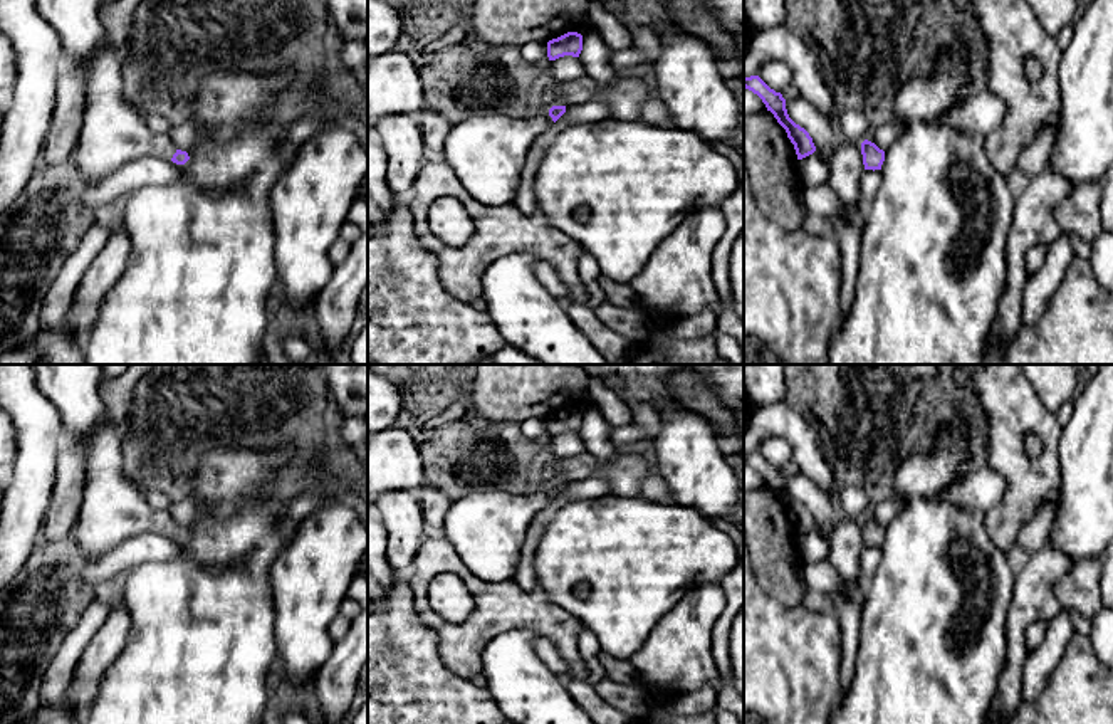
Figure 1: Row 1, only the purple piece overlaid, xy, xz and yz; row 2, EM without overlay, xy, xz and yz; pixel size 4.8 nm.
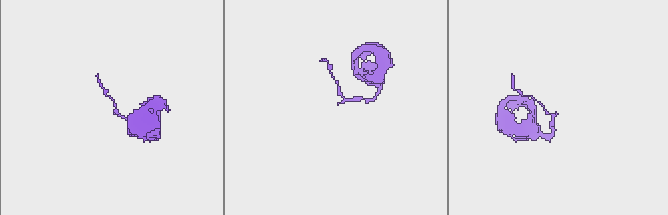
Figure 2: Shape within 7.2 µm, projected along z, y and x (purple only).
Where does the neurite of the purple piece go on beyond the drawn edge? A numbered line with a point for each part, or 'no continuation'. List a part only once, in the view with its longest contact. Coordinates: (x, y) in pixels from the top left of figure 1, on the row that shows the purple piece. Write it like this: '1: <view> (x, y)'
1: xy (113, 133)

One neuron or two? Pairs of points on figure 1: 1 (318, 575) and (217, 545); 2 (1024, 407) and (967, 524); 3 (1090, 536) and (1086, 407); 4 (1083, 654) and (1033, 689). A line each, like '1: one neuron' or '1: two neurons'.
1: two neurons
2: two neurons
3: one neuron
4: two neurons

